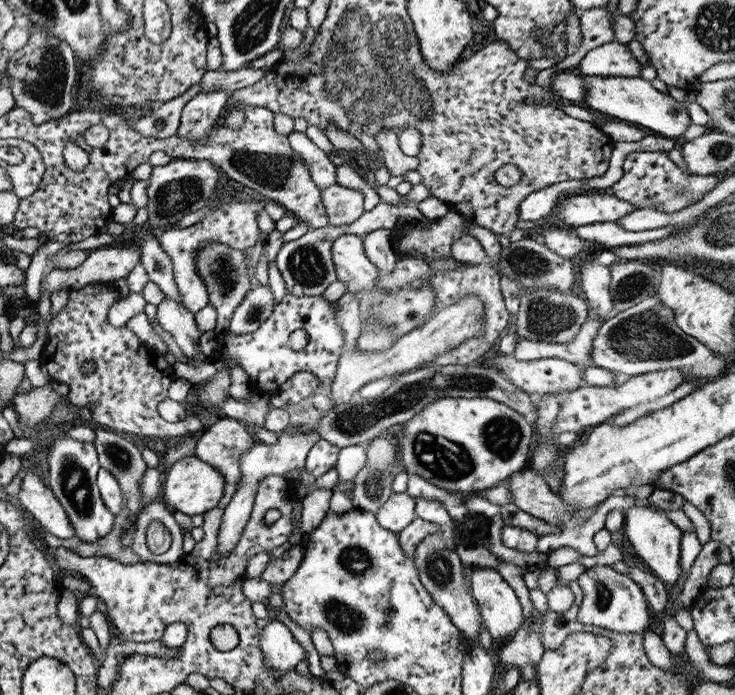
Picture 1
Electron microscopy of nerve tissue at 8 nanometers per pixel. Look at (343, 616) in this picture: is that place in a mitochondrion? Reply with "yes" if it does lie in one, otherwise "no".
yes

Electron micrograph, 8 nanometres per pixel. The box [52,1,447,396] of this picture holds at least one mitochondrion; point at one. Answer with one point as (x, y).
(391, 84)

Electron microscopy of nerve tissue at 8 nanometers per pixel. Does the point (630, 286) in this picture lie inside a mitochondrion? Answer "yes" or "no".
yes

